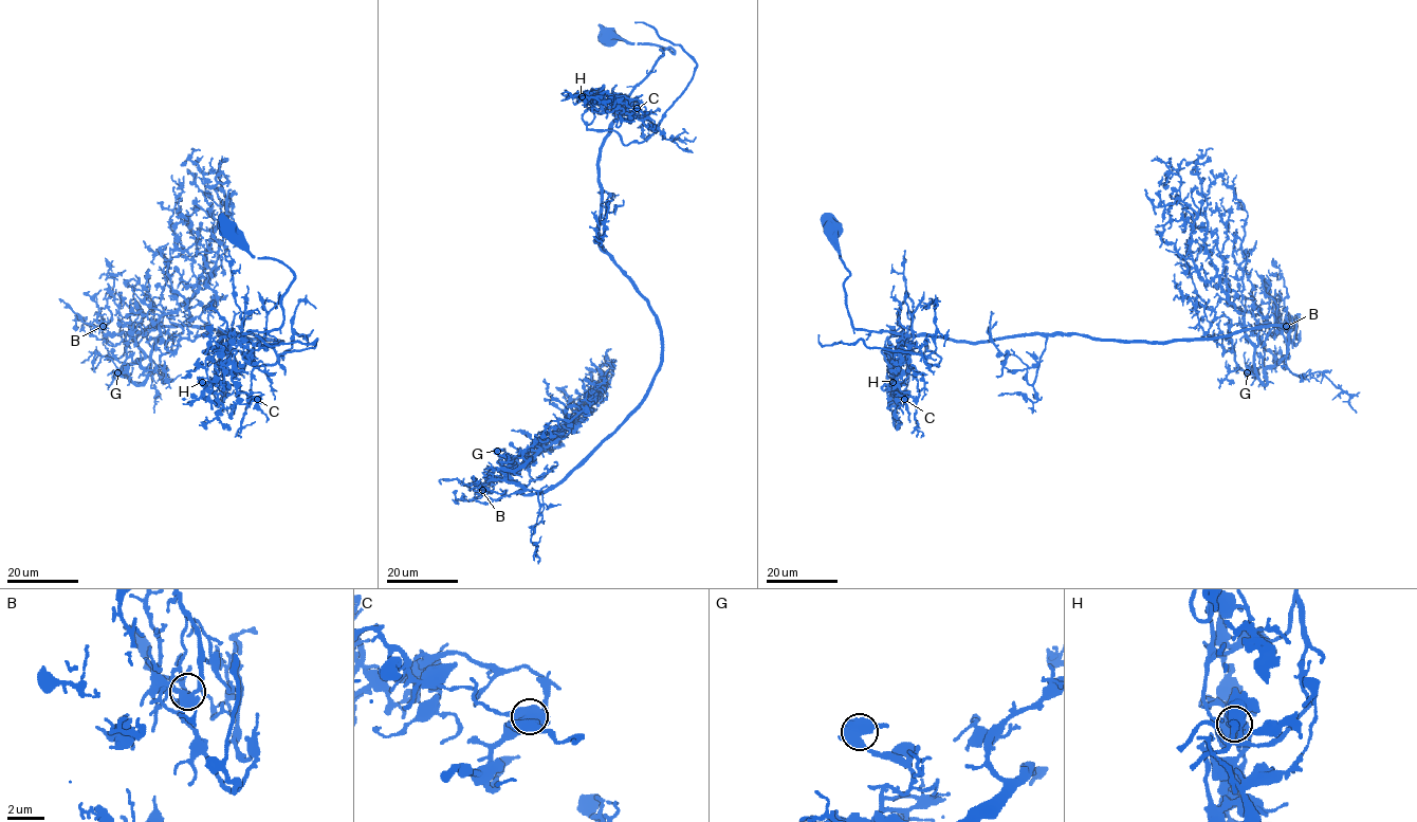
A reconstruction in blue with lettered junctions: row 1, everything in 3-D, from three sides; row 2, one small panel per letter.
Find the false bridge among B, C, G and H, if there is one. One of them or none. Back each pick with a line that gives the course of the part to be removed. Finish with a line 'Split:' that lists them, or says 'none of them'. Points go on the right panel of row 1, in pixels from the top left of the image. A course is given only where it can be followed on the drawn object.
C: (904, 399), (893, 393), (893, 376), (925, 344), (938, 365), (861, 340), (823, 346), (819, 335)
Split: C

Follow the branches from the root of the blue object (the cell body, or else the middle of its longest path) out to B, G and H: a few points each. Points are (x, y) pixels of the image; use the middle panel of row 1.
B: (608, 35), (674, 51), (599, 162), (599, 244), (647, 303), (661, 365), (560, 482), (482, 490)
G: (608, 35), (674, 51), (599, 162), (599, 244), (647, 303), (661, 365), (560, 482), (516, 493), (497, 451)
H: (608, 35), (674, 53), (662, 49), (620, 106), (603, 108), (600, 94), (587, 90), (582, 96)

